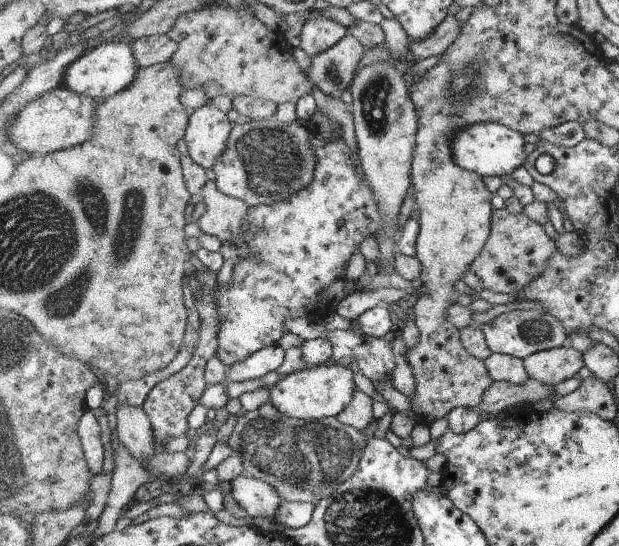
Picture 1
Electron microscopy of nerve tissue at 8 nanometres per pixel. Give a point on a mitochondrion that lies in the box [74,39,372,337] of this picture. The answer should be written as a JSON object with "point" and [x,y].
{"point":[269,161]}

